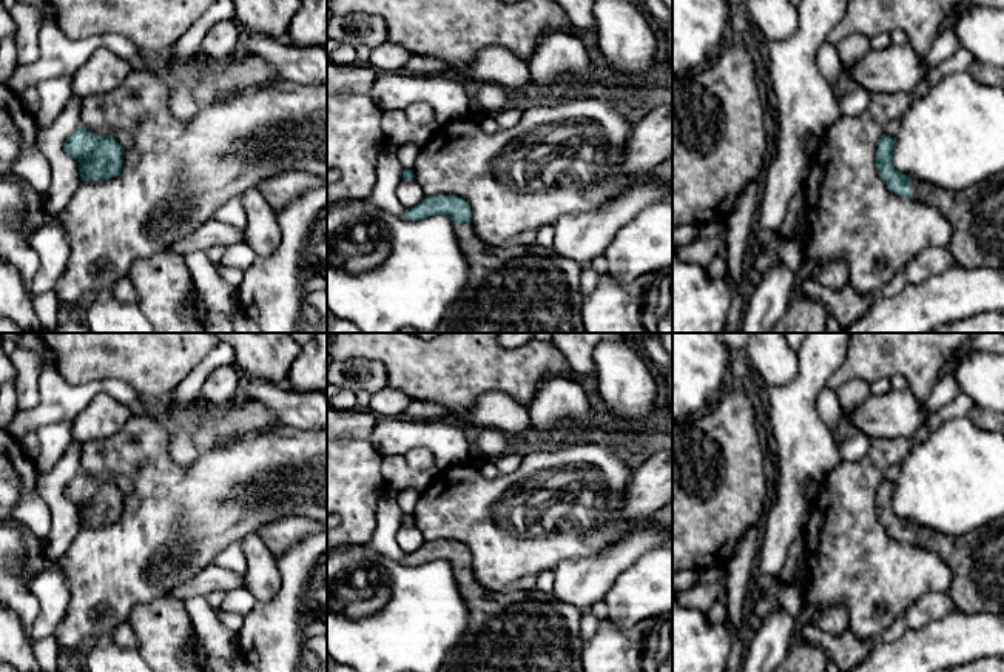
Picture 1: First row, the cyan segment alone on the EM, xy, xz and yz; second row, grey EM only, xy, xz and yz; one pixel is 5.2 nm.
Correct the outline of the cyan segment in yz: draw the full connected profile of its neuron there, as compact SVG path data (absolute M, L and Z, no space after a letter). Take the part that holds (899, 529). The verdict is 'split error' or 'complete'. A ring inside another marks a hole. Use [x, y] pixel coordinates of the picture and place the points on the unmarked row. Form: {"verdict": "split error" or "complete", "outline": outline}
{"verdict": "split error", "outline": "M887 479L878 487L874 507L885 532L898 541L938 553L953 573L953 580L945 592L952 598L955 609L967 615L982 612L1004 613L1004 516L964 536L942 536L927 527L901 519L891 506L895 490L896 482Z"}

